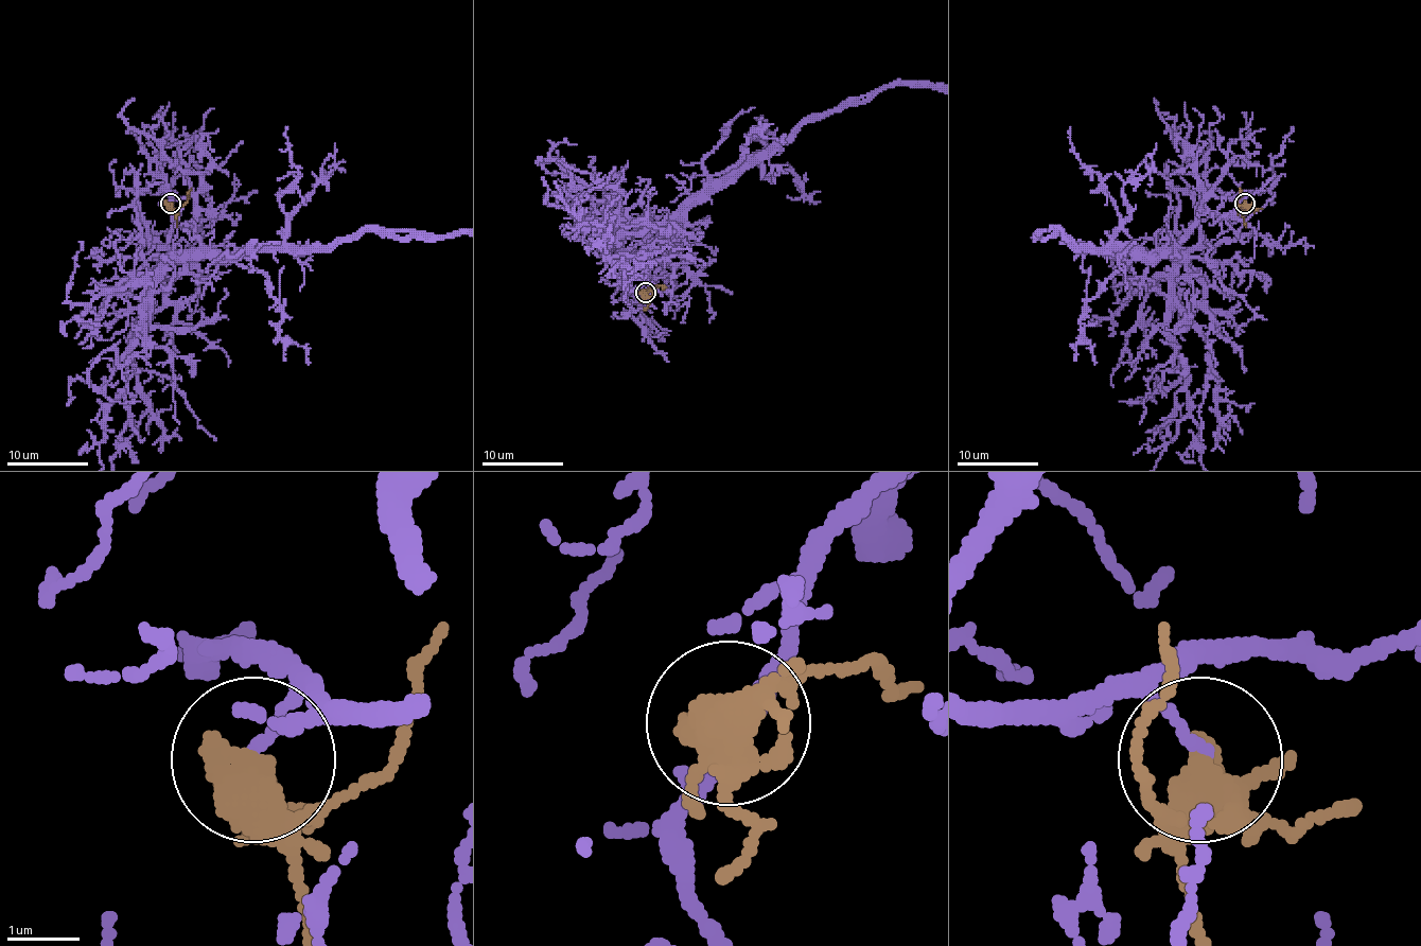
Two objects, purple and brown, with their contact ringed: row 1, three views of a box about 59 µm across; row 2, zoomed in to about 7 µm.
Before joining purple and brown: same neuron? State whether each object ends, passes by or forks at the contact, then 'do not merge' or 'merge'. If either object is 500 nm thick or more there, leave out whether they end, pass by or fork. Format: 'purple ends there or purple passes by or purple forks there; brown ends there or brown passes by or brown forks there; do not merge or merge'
purple ends there; brown forks there; do not merge

